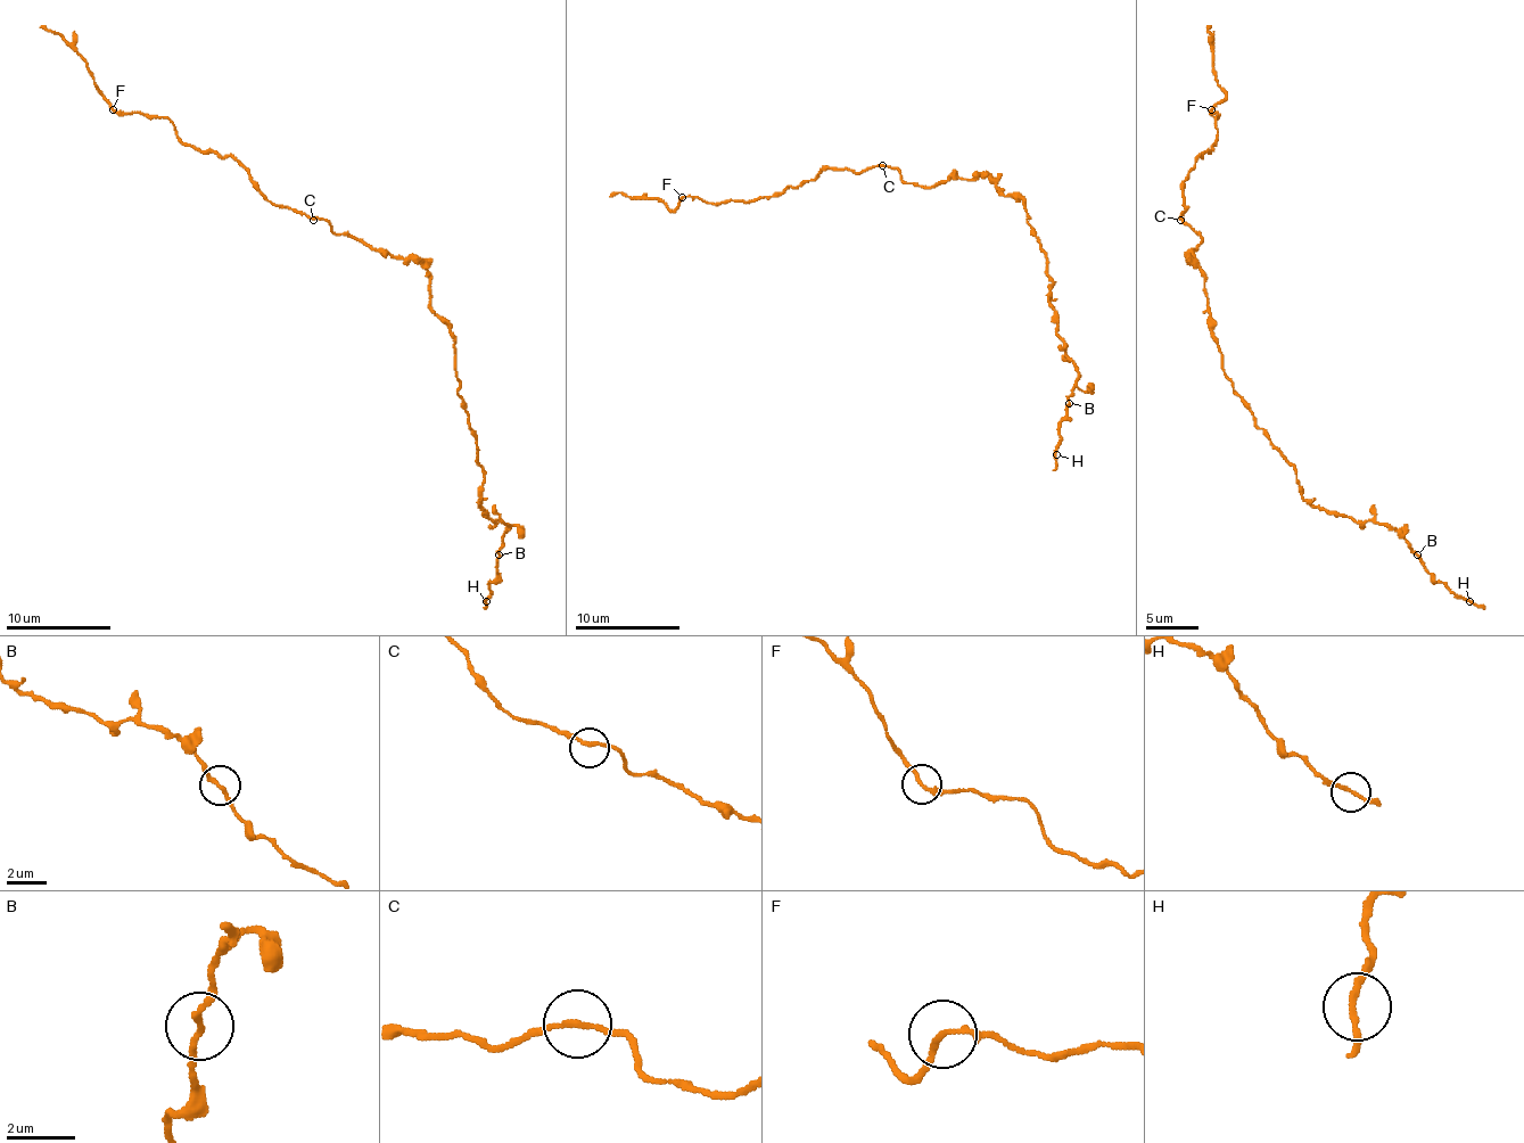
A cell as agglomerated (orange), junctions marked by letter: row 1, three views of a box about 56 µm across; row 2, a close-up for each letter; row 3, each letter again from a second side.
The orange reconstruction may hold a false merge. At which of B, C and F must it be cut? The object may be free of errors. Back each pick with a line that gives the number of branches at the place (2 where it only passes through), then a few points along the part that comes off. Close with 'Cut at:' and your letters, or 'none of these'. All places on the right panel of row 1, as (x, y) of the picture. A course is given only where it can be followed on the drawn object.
Cut at: none of these

